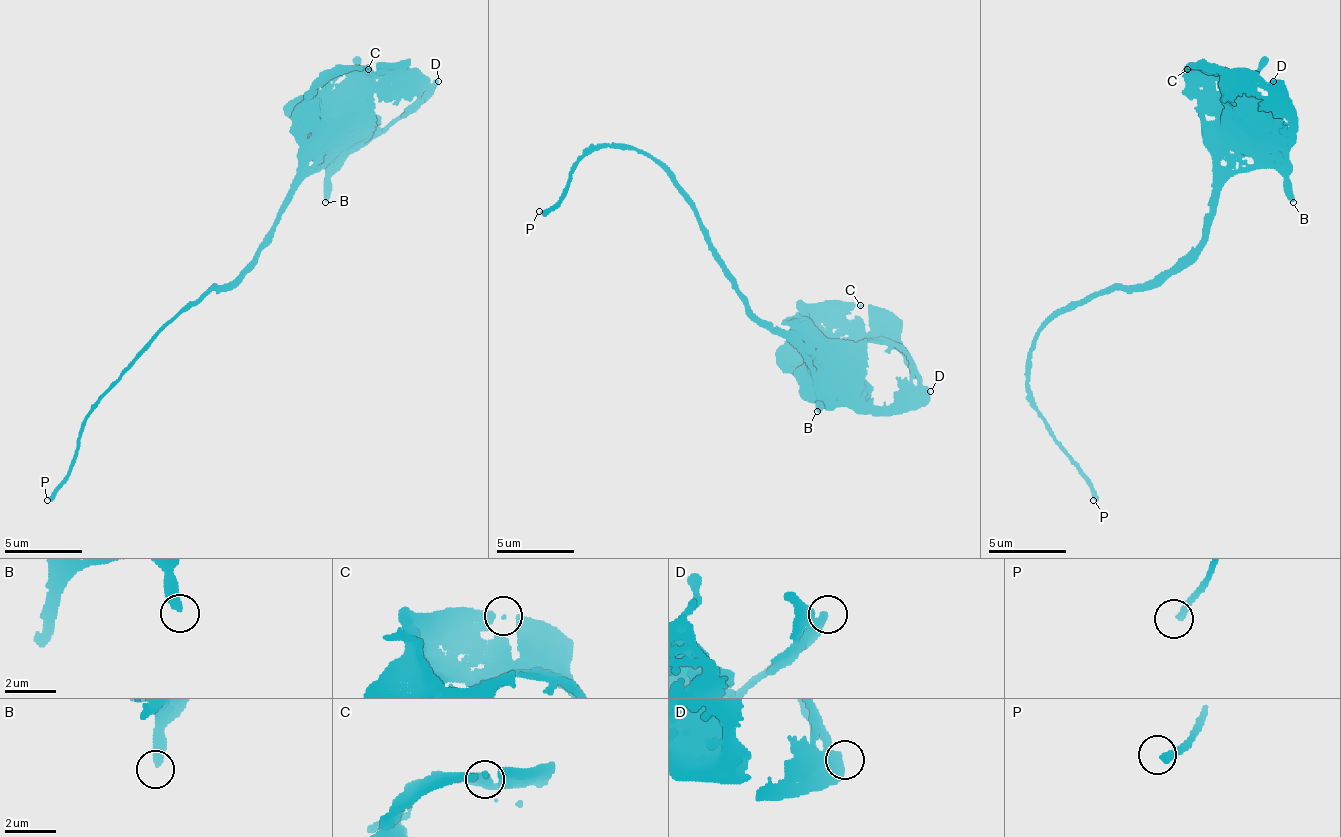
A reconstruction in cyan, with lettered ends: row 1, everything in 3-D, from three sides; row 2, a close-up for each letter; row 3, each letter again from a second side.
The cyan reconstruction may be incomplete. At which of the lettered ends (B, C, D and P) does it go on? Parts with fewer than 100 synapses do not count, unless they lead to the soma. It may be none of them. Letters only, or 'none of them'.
P

